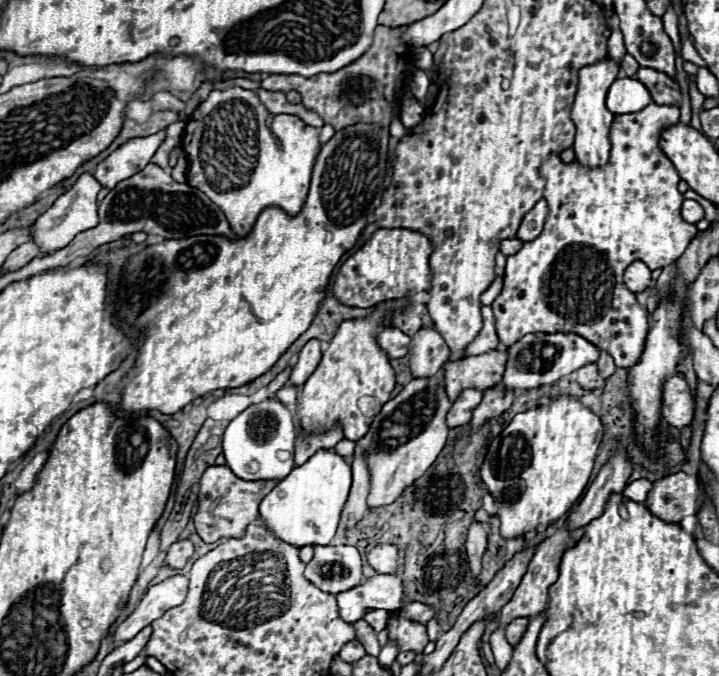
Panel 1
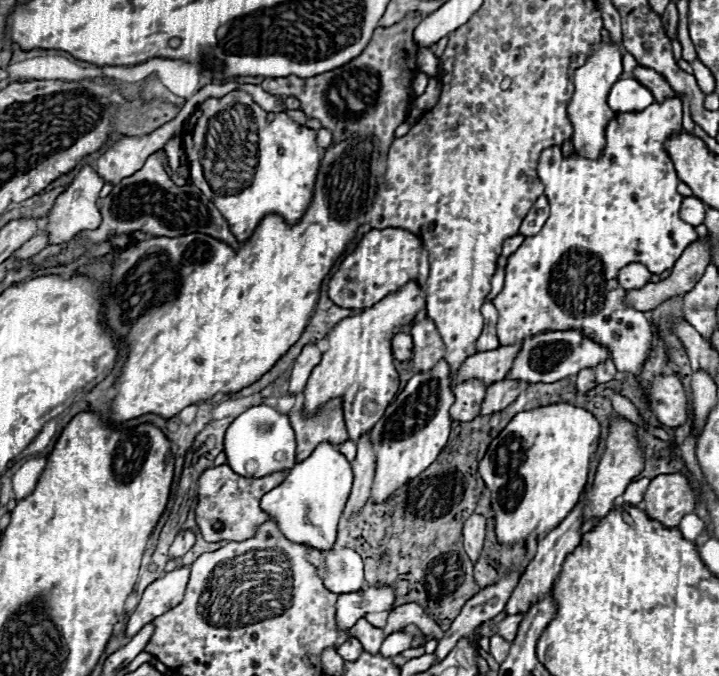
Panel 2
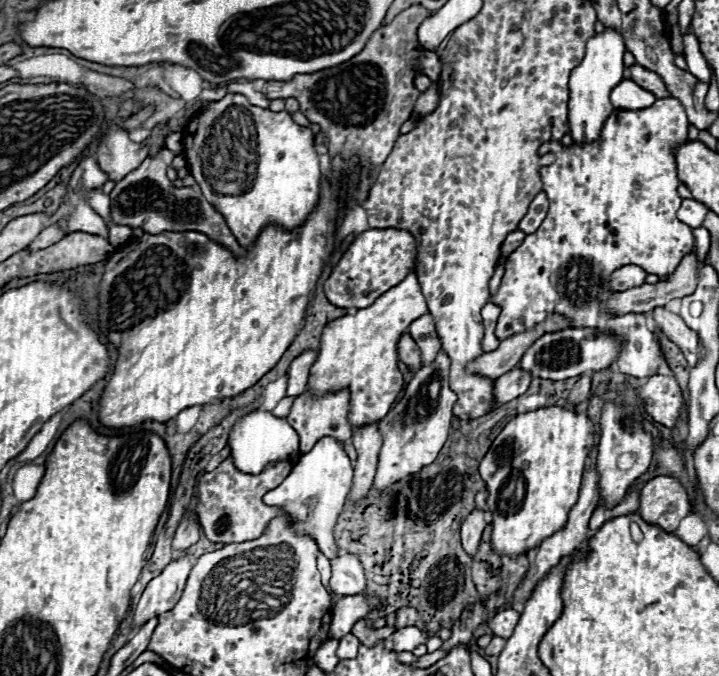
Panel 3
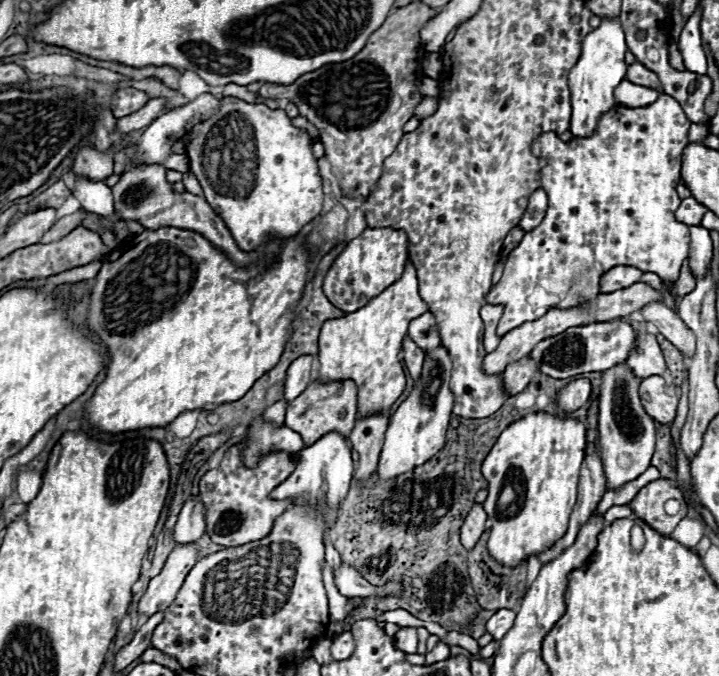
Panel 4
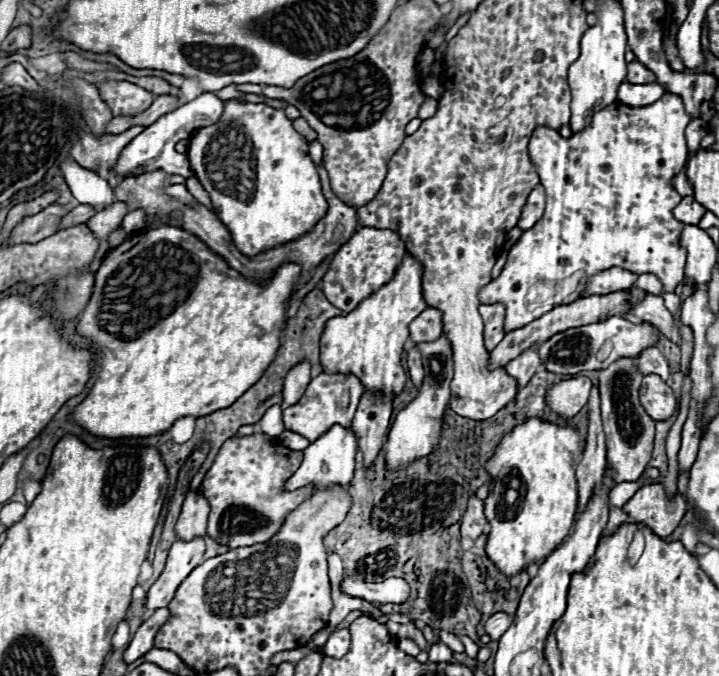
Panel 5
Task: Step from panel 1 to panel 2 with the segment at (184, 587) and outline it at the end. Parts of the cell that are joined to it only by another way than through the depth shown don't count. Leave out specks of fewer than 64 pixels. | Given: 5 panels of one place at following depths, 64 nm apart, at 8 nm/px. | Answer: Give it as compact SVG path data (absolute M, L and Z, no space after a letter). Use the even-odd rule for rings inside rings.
M178 568L174 572L164 574L162 578L154 580L146 588L136 612L130 616L126 630L124 630L124 636L132 638L146 624L150 624L154 618L168 612L172 606L178 606L184 598L188 576L190 576L190 568Z

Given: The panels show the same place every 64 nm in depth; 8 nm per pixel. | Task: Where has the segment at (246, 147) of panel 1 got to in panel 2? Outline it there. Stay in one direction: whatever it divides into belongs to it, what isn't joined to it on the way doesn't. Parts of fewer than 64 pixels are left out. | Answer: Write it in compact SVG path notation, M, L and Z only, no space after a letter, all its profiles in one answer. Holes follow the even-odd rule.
M232 90L222 98L204 100L186 120L182 132L182 146L188 158L190 182L216 204L216 208L228 220L230 230L238 238L238 242L246 242L266 214L280 214L288 224L298 222L312 200L316 170L320 166L316 130L298 124L286 114L276 114L272 122L268 122L266 118L268 112L262 110L250 94Z

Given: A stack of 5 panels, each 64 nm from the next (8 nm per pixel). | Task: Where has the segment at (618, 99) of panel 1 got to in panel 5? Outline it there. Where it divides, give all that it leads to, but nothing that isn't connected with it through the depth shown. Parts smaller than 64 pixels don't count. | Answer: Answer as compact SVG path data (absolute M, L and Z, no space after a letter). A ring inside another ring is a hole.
M622 82L618 88L618 100L626 106L648 106L660 100L666 90L660 84L630 84Z

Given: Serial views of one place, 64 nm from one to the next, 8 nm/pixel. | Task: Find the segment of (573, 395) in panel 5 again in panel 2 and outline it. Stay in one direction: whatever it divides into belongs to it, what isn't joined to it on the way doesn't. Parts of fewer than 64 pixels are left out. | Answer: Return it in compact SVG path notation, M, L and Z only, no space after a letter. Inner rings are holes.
M584 368L578 372L578 380L576 380L576 388L578 392L586 392L586 390L592 390L596 386L596 378L594 378L594 370L592 368Z

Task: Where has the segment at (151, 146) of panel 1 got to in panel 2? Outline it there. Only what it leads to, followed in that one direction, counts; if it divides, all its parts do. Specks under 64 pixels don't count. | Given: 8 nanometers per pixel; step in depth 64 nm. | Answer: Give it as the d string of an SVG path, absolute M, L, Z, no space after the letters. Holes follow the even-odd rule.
M224 82L224 84L206 84L196 96L192 96L190 100L187 100L184 104L184 107L180 110L180 114L176 116L172 120L172 122L168 122L168 124L164 124L164 126L160 126L158 130L154 130L152 134L148 134L148 136L144 136L144 138L122 138L120 142L116 142L98 162L96 162L96 172L100 174L100 178L104 180L104 182L110 182L110 184L116 184L116 182L120 182L120 180L124 180L124 178L128 178L128 176L132 176L136 170L140 170L142 166L144 166L144 162L152 156L152 154L156 154L158 150L162 150L164 148L164 144L172 138L172 134L174 132L181 132L183 130L184 124L186 120L188 120L188 116L192 114L196 110L196 107L200 104L200 102L204 102L204 98L210 98L210 96L224 96L224 94L228 94L228 92L232 92L232 90L236 90L240 84L238 82Z

